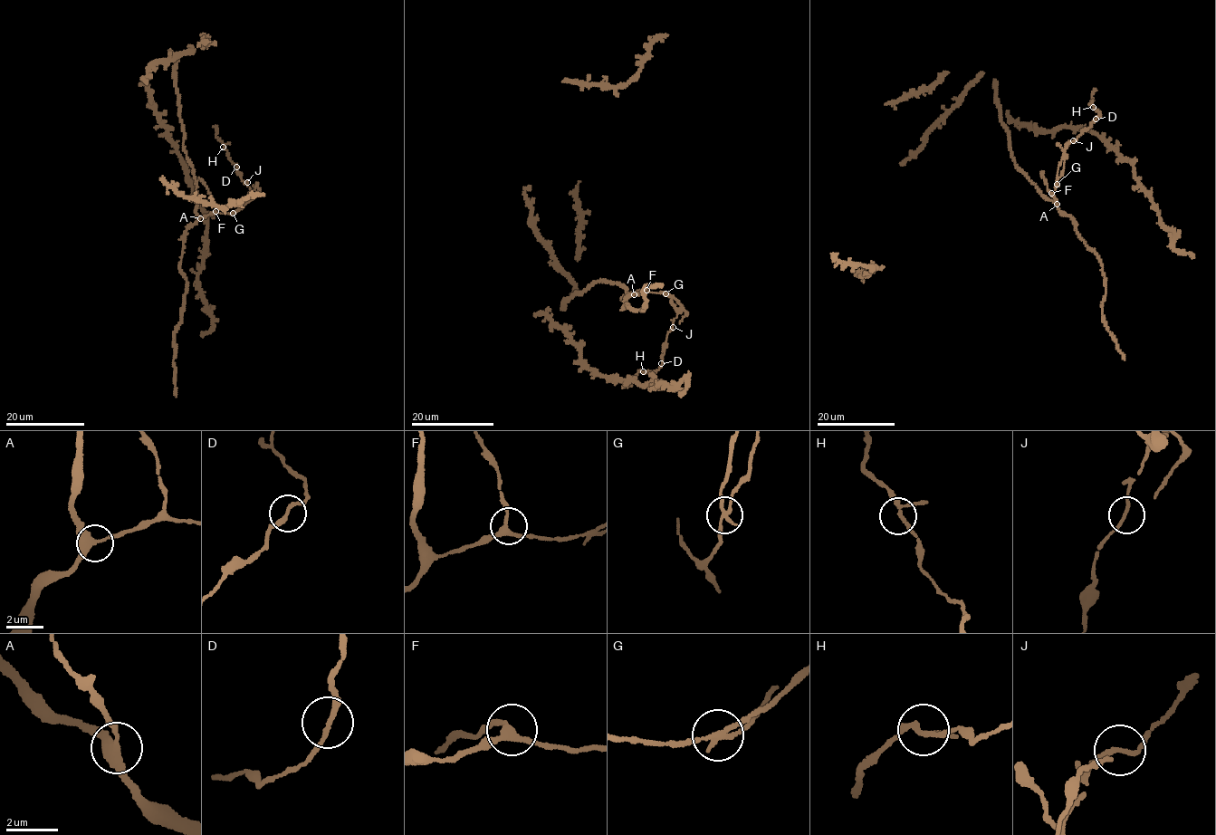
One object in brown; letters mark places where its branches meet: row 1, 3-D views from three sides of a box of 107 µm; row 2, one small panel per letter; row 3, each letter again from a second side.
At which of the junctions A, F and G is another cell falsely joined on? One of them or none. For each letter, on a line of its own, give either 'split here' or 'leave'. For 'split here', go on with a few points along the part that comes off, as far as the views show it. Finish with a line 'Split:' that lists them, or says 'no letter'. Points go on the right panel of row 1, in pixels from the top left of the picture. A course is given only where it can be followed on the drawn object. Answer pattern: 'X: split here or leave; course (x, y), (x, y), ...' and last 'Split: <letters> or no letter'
A: leave
F: leave
G: split here; course (1057, 184), (1065, 149), (1099, 115), (1090, 103), (1092, 93), (1096, 90)
Split: G

